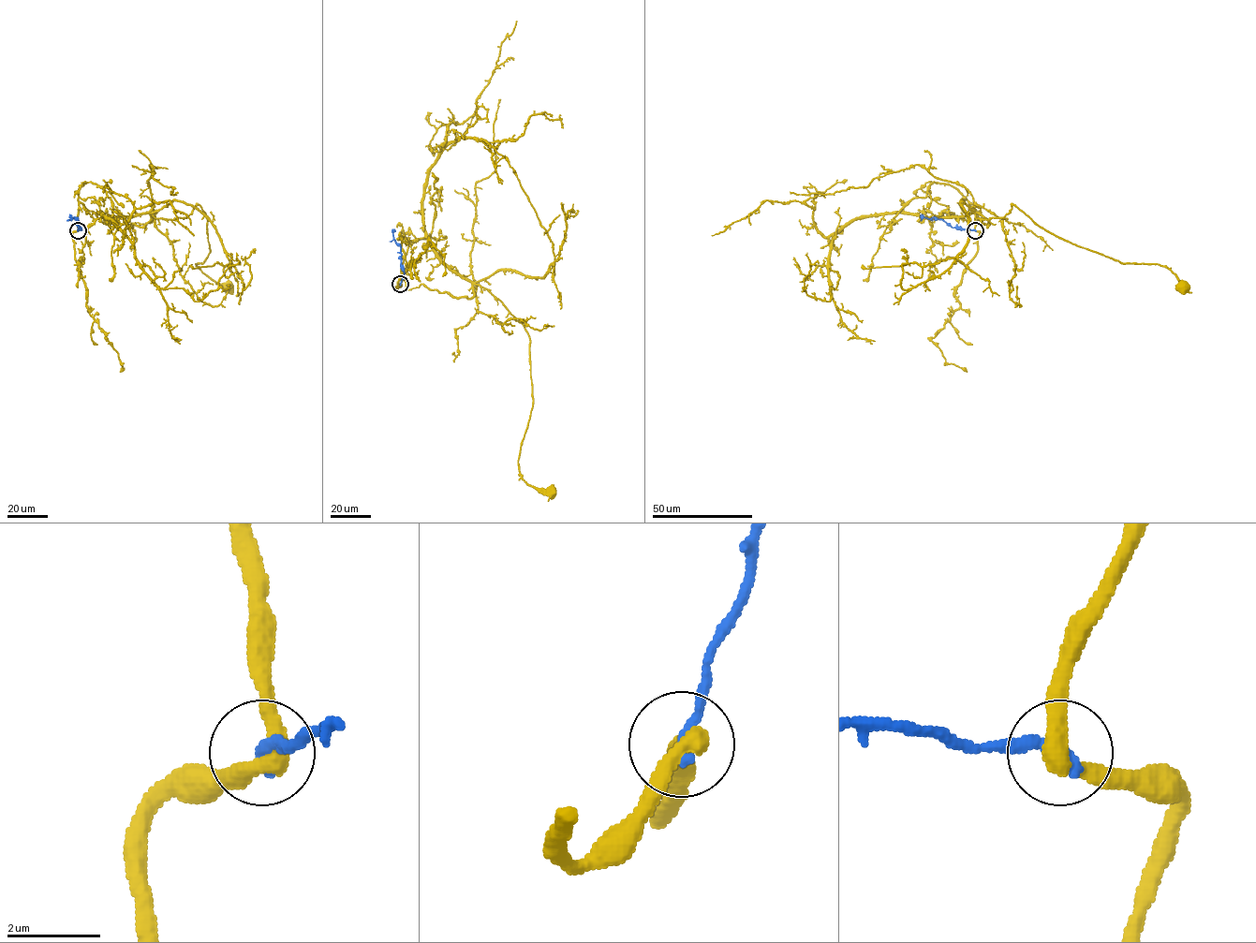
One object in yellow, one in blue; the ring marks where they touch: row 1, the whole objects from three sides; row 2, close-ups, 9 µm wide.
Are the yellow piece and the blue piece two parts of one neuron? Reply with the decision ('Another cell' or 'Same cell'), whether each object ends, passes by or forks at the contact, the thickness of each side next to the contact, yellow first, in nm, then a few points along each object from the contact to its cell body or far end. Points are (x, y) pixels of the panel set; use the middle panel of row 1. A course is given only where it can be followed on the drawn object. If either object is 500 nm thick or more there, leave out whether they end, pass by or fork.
Same cell. At the ring yellow passes by. At the ring blue ends. Thickness 400 nm (yellow) against 280 nm. Course of yellow: (400, 284), (467, 298), (477, 284), (522, 323), (533, 405), (520, 475), (551, 492). Course of blue: (400, 284), (403, 267), (401, 246), (393, 239), (393, 229)

